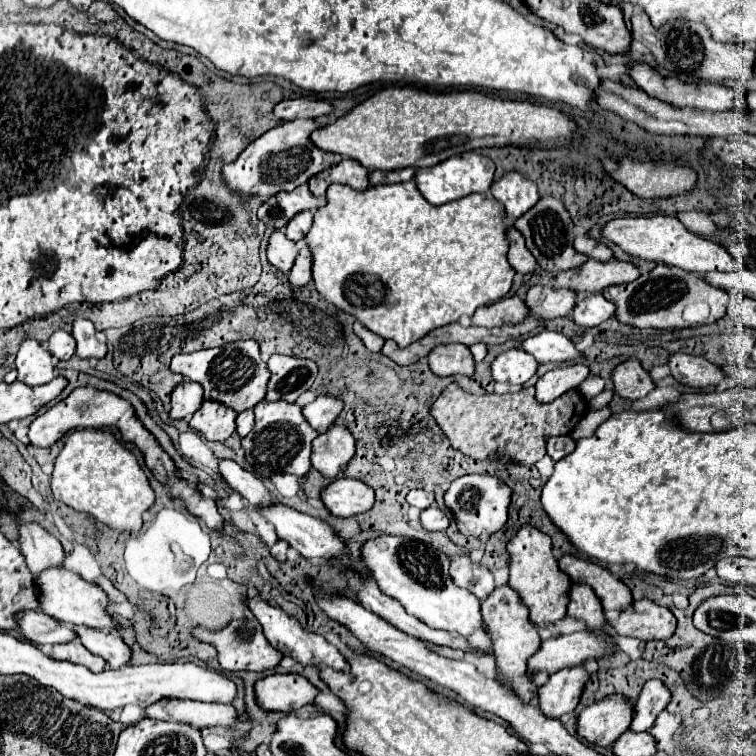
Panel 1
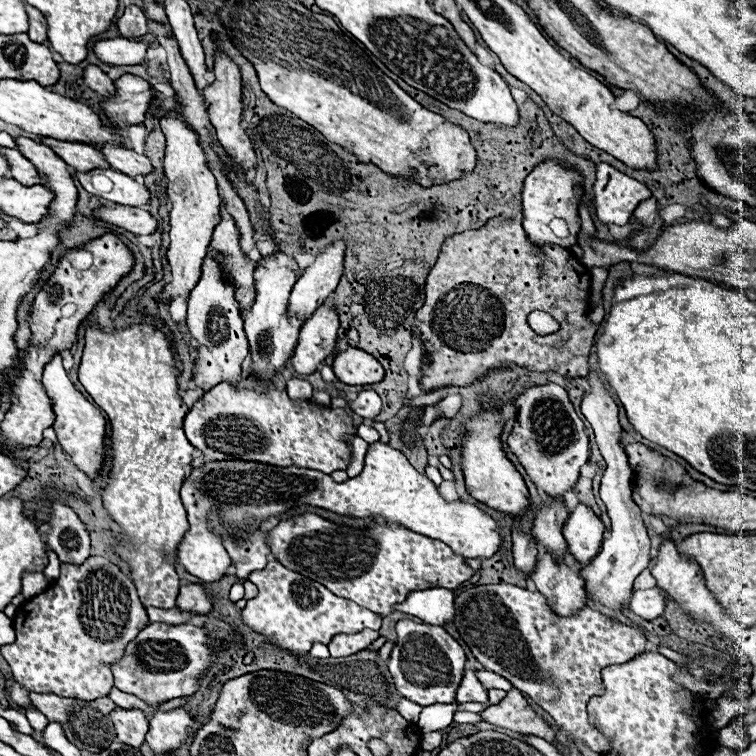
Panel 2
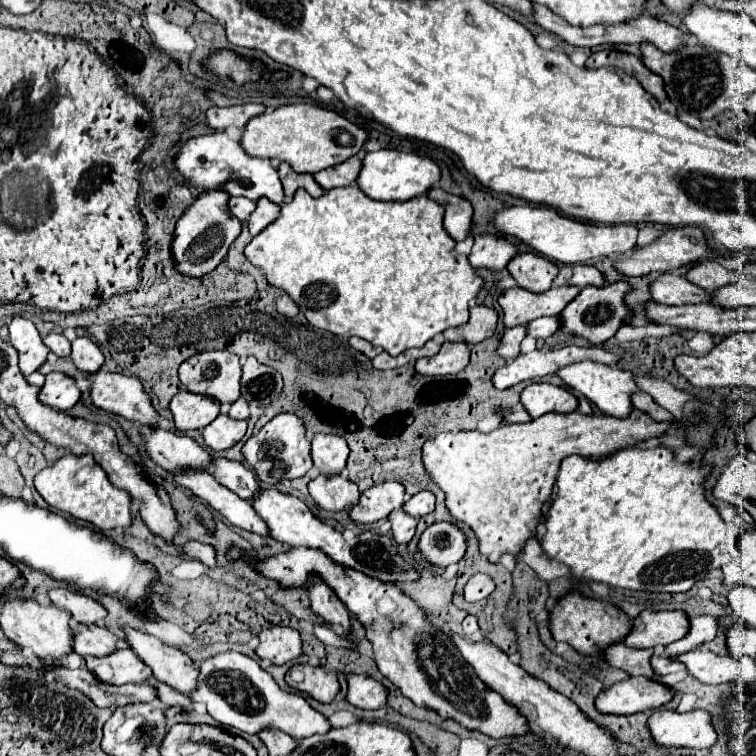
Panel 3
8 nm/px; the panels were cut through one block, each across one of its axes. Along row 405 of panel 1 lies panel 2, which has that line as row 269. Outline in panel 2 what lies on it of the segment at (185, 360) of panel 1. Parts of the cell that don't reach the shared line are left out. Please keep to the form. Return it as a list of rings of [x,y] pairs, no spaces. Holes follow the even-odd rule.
[[[224,216],[222,222],[214,228],[210,250],[220,252],[222,266],[234,284],[234,294],[242,310],[250,310],[256,300],[254,270],[258,262],[250,260],[240,248],[240,232],[232,216]]]

